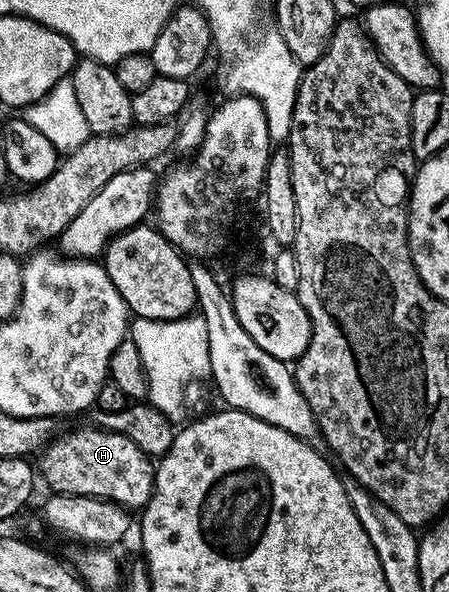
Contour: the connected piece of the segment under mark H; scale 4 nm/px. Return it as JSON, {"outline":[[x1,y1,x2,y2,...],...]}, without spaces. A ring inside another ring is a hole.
{"outline":[[94,425,66,431,56,435,38,456,42,482,44,479,52,492,108,499,128,509,147,506,155,484,155,467,136,443,121,433,104,431]]}

